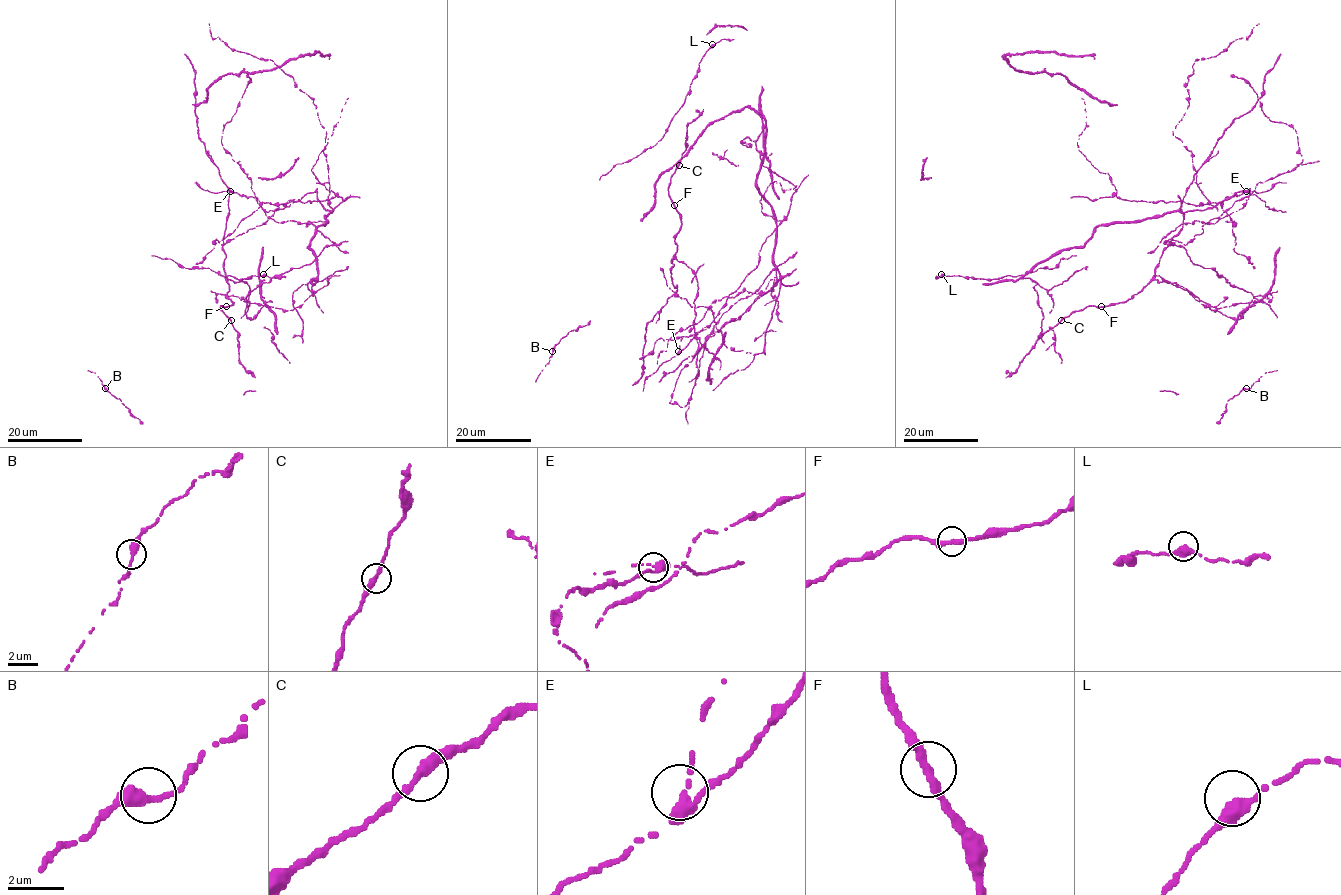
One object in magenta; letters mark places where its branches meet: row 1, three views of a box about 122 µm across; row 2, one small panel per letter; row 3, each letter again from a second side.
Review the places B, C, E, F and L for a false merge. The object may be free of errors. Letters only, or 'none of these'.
none of these

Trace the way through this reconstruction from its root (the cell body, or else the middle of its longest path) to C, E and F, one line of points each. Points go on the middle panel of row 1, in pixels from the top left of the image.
C: (722, 336), (709, 307), (692, 306), (666, 285), (681, 224), (668, 193), (679, 165)
E: (722, 336), (715, 324), (712, 330), (707, 327), (678, 351)
F: (722, 336), (709, 307), (692, 306), (666, 285), (677, 251), (675, 236), (681, 224), (674, 205)

